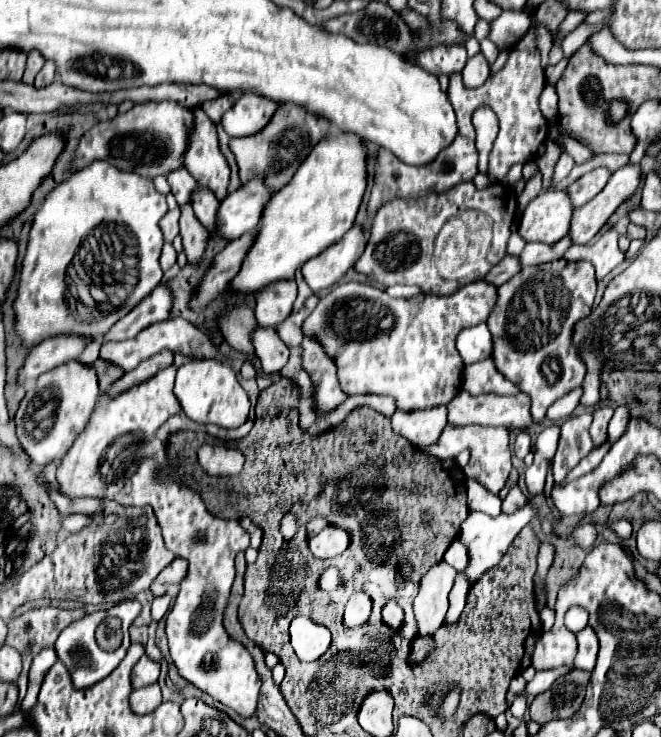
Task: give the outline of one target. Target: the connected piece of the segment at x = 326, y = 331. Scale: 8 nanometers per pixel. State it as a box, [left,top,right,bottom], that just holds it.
[305,279,497,411]

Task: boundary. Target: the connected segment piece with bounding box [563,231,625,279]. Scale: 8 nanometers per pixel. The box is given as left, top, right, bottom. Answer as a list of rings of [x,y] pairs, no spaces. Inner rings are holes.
[[[607,231],[595,245],[573,245],[569,251],[565,251],[563,259],[591,261],[597,269],[597,279],[601,279],[625,259],[625,251],[619,249],[617,237],[617,231]]]

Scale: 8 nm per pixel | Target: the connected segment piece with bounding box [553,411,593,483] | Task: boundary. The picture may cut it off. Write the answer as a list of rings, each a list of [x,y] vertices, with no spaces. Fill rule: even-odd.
[[[583,411],[581,415],[571,415],[561,425],[559,449],[553,457],[553,477],[557,483],[565,481],[567,473],[593,449],[593,443],[589,439],[589,425],[591,425],[589,411]]]

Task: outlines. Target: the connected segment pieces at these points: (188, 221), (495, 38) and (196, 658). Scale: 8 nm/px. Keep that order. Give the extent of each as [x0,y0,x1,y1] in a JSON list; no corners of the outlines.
[[181,203,207,263],[489,11,531,49],[57,367,261,717]]

